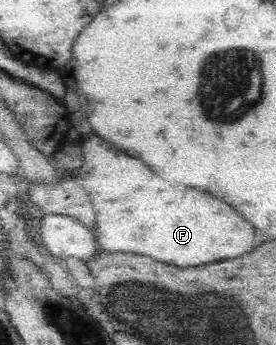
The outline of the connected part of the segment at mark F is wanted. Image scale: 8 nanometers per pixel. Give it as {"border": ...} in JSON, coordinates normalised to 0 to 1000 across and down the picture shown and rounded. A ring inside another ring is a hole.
{"border":[[[326,383],[297,423],[290,403],[279,406],[275,429],[304,470],[279,499],[348,609],[355,667],[341,672],[344,687],[355,690],[355,713],[384,730],[522,736],[580,759],[674,777],[855,748],[913,725],[920,655],[899,638],[877,638],[877,626],[819,586],[797,586],[717,545],[601,533],[572,499],[543,499],[522,470],[457,452],[341,383]],[[406,470],[457,475],[442,475],[442,487],[413,487]]]}

